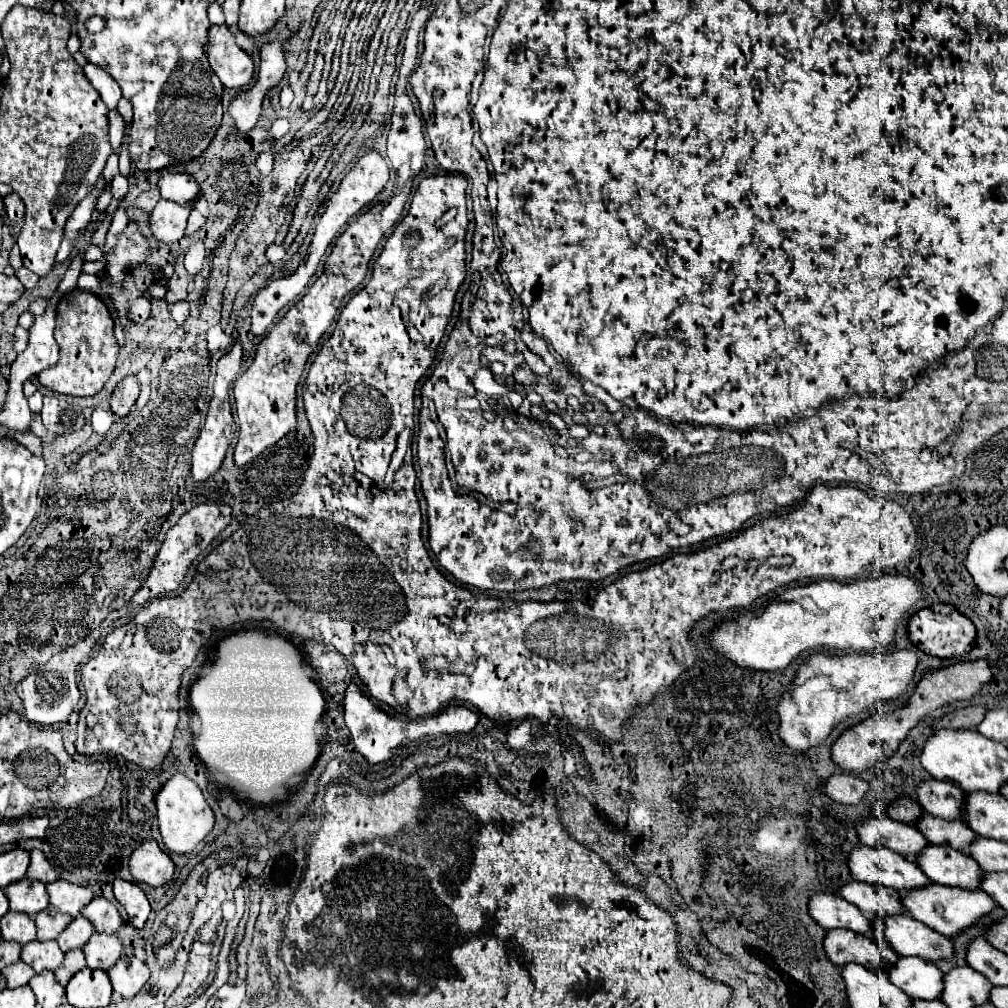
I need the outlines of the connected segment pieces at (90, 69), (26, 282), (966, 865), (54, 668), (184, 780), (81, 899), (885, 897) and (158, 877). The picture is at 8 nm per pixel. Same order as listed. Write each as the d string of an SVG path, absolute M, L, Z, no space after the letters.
M86 63L84 71L86 71L86 77L90 79L90 83L96 87L96 91L102 95L108 109L116 109L116 103L122 97L122 91L120 91L120 85L116 83L116 79L106 69L102 69L100 65L94 65L94 63Z
M24 267L16 271L16 277L18 277L18 279L26 287L26 289L32 289L32 287L35 287L40 279L40 277L38 277L38 275L36 275L35 273L26 271Z
M928 845L922 849L916 863L932 883L968 891L978 889L978 881L982 881L984 873L970 855L942 845Z
M72 645L70 649L64 649L56 653L38 673L30 673L26 679L22 679L16 687L24 707L26 707L26 719L40 723L40 725L54 725L60 721L66 721L72 711L76 711L80 701L80 689L76 683L76 673L80 663L84 663L84 657L90 653L78 653L78 645Z
M176 773L156 795L156 807L158 807L158 825L160 835L168 851L172 853L192 853L194 847L206 839L206 835L214 827L214 813L210 805L206 803L200 787L190 781L186 775Z
M64 879L48 883L46 891L50 895L50 905L54 905L58 911L68 913L72 917L76 917L80 913L80 909L94 899L94 893L88 887L72 885Z
M850 881L840 889L840 895L846 901L854 903L870 919L876 919L882 915L900 915L906 911L902 905L900 893L890 887Z
M154 839L144 841L130 857L130 873L138 883L162 887L174 877L174 863Z

